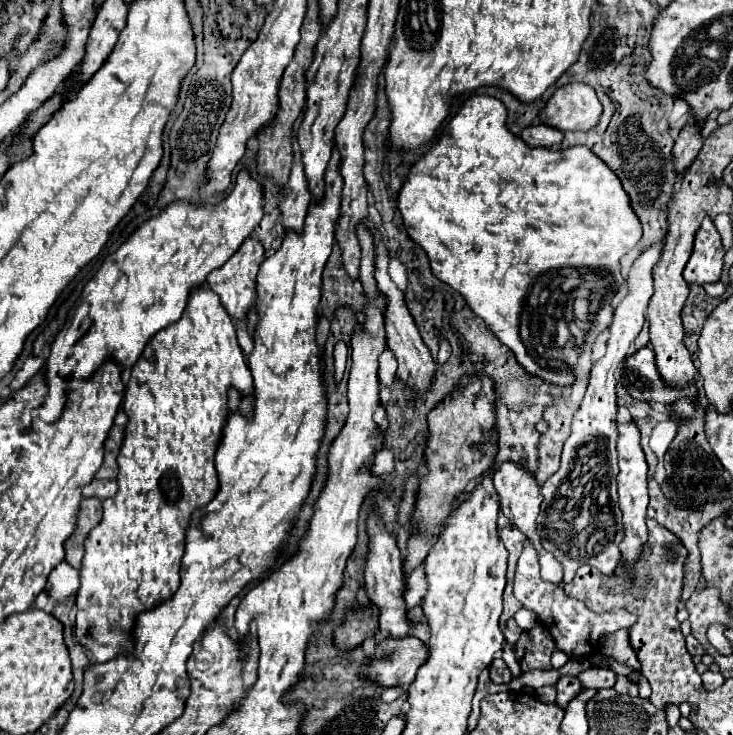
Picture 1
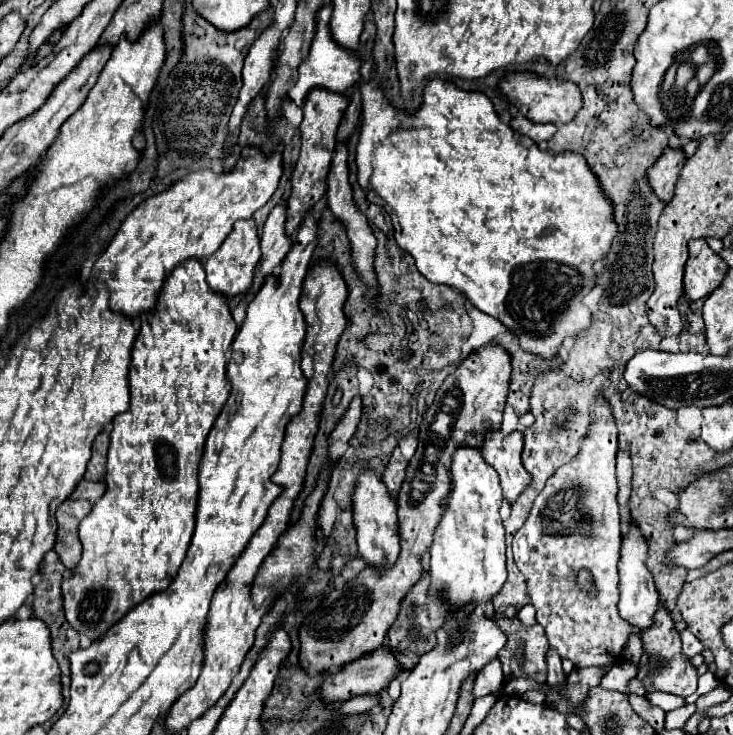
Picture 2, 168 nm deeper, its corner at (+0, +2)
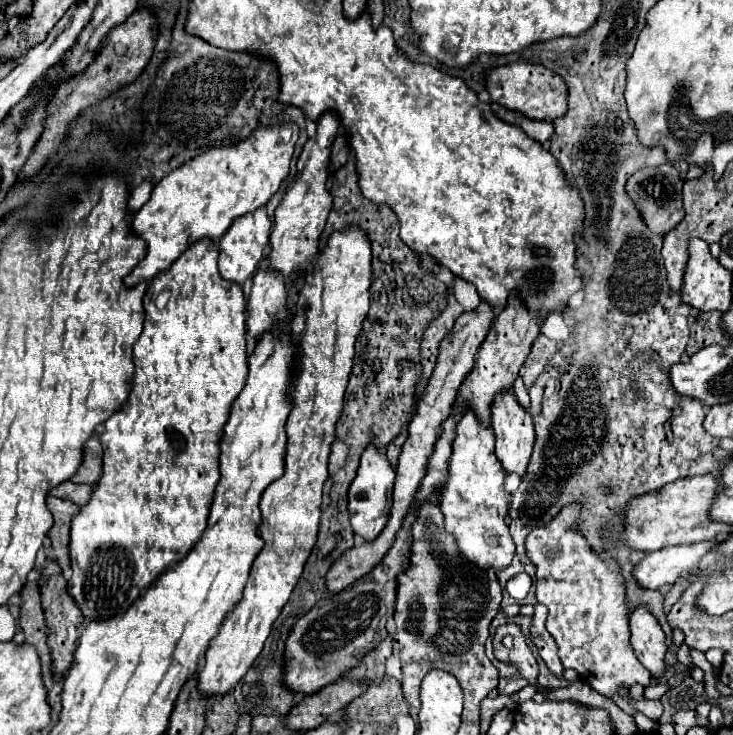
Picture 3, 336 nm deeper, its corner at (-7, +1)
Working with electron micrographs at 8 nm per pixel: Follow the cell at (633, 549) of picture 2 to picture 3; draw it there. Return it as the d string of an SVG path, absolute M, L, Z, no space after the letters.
M644 605L636 607L630 613L630 635L632 647L640 663L656 677L660 677L666 669L664 653L666 653L666 635L660 629L658 619Z

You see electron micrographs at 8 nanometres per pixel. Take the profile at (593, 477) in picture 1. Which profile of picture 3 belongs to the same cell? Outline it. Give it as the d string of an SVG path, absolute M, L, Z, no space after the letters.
M572 501L542 527L534 527L526 537L528 559L536 565L536 599L548 607L546 629L558 643L558 655L566 669L576 669L590 687L612 699L622 711L640 711L650 719L662 715L660 701L624 701L618 695L618 685L650 683L650 671L636 659L630 645L626 587L620 567L614 559L600 559L586 537L578 531L582 503Z

